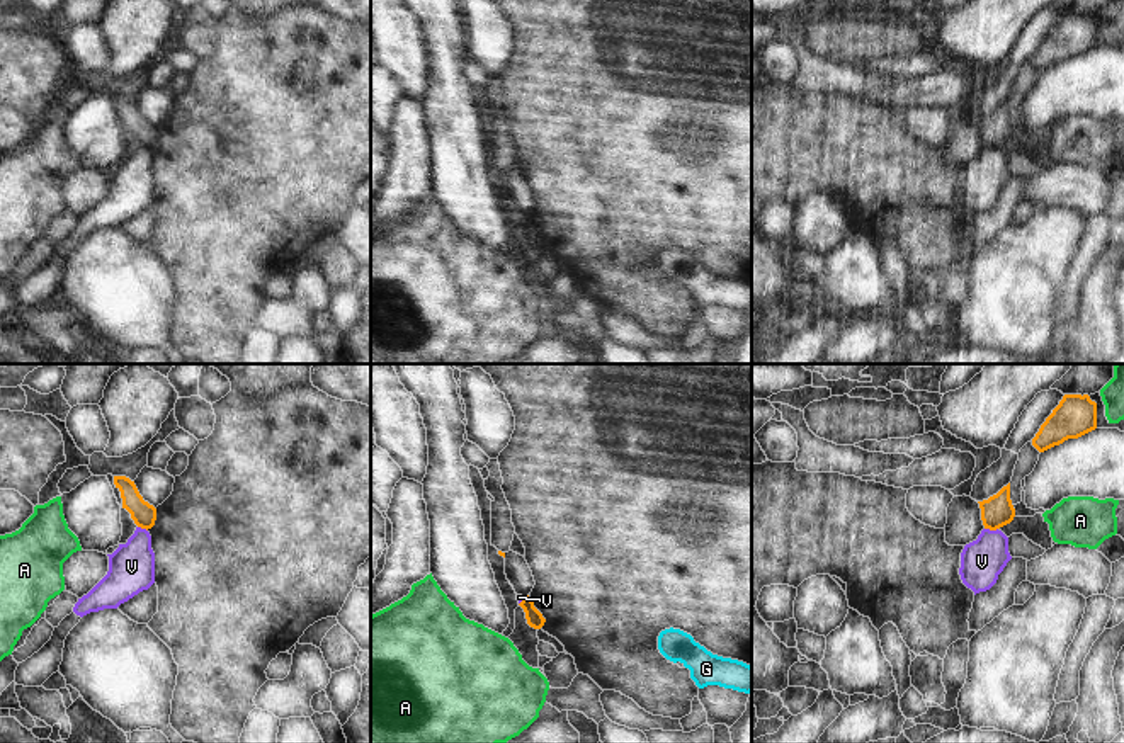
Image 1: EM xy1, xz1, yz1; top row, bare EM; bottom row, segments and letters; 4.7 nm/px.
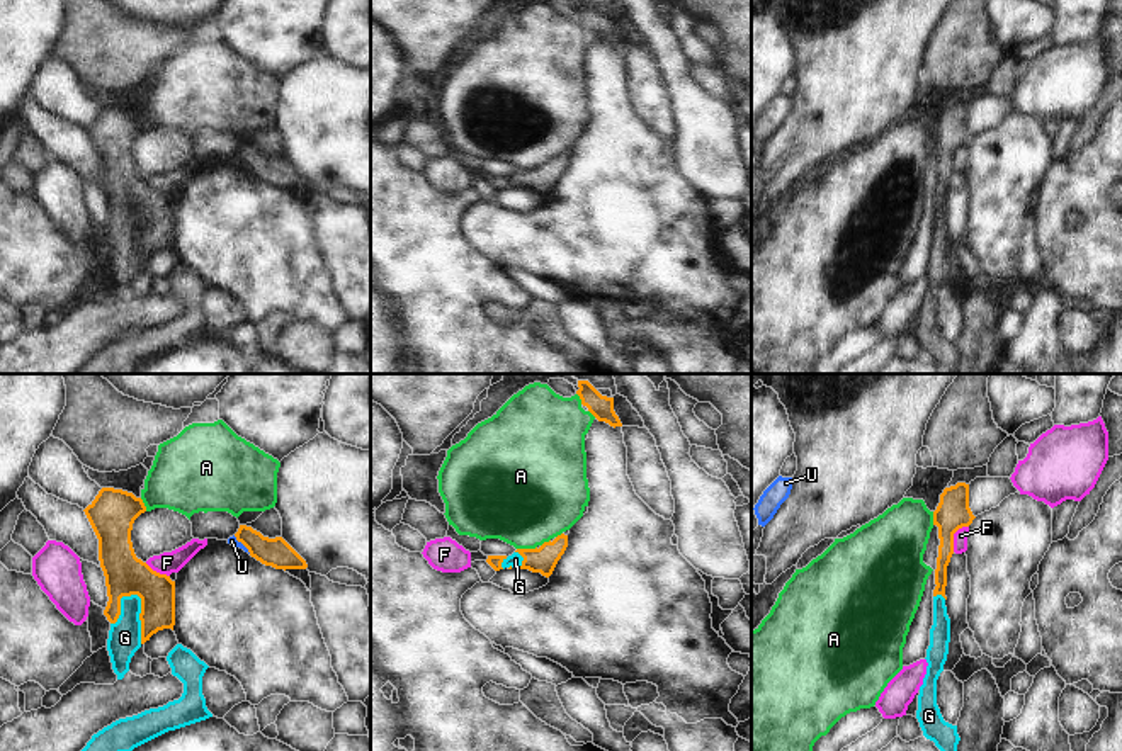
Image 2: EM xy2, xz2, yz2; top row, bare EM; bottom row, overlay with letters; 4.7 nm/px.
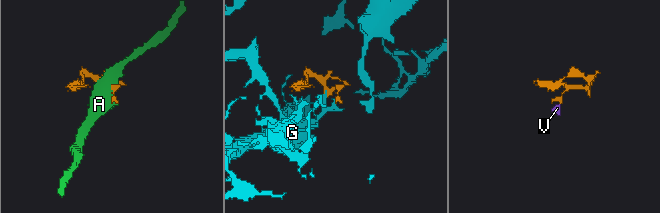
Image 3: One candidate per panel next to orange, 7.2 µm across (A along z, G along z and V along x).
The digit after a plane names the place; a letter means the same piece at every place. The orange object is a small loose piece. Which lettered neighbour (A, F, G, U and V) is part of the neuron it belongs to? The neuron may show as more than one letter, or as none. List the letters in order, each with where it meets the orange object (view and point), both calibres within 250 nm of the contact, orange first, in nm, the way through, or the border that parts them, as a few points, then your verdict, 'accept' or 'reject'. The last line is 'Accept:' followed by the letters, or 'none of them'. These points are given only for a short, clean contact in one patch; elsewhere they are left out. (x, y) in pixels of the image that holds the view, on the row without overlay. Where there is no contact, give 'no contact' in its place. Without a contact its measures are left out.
A: meets orange in xz2 at (526, 169); 120 nm thick on the orange side, 460 nm on the other; reject
F: meets orange in yz2 at (952, 155); 160 nm thick on the orange side, 70 nm on the other; reject
G: meets orange in xy2 at (141, 231); 200 nm thick on the orange side, 160 nm on the other; runs through xy2 (126, 194), (141, 220), (141, 231), (124, 257); accept
U: meets orange in xy2 at (242, 162); 140 nm thick on the orange side, 40 nm on the other; border along xy2 (233, 155), (250, 172); reject
V: meets orange in yz1 at (992, 148); 150 nm thick on the orange side, 200 nm on the other; border along yz1 (985, 147), (997, 148); reject
Accept: G

